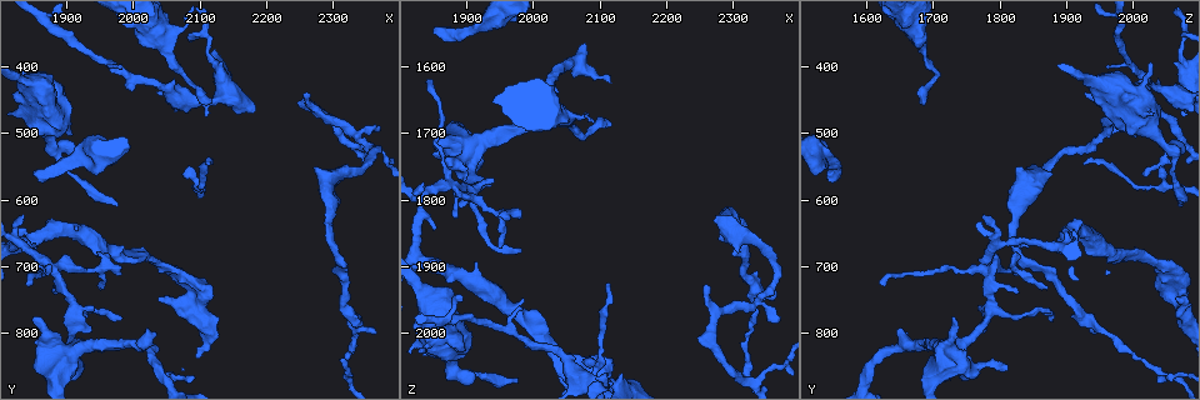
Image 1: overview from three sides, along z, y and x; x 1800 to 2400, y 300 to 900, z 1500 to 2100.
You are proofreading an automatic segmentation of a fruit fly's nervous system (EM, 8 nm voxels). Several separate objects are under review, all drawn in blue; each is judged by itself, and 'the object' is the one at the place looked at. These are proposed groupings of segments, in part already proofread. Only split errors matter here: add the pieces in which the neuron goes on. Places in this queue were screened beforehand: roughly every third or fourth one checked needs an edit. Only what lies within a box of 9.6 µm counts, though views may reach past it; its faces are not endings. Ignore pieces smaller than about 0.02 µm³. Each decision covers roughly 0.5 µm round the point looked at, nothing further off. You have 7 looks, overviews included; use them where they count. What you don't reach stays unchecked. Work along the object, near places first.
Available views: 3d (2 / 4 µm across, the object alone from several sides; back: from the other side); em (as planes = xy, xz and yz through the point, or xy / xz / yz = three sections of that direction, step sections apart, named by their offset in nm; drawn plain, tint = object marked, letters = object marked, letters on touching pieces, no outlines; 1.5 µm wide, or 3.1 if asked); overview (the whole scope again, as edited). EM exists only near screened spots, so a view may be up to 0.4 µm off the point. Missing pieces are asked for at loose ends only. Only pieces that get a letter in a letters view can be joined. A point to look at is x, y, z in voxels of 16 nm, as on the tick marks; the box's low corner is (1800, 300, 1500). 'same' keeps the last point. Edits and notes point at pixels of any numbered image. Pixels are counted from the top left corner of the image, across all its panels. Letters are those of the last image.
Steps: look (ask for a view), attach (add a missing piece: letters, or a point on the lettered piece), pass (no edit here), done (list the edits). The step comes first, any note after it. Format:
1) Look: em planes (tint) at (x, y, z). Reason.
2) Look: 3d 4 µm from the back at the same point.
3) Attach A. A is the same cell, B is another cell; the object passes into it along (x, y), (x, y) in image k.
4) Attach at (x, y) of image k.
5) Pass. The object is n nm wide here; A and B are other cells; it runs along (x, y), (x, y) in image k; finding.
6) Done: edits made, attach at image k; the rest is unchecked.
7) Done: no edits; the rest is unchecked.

Look: em planes (letters) at (2360, 800, 1940).

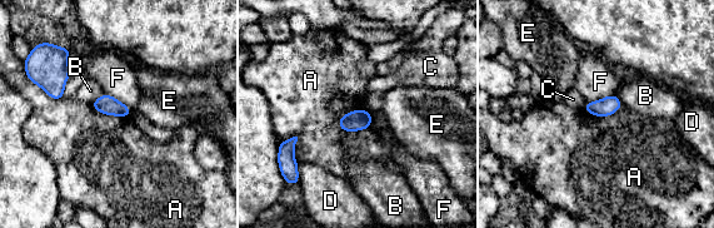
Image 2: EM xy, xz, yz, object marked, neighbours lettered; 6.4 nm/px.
Pass. A, B, C, D, E and F are other cells; a border runs along (336, 122), (350, 132), (372, 125) in image 2; none of them fits.

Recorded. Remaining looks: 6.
Look: em planes (tint) at (2255, 440, 1925). Tapers out.

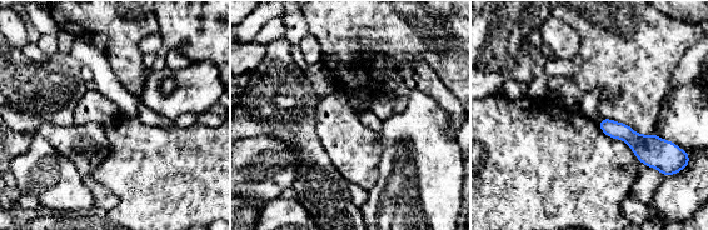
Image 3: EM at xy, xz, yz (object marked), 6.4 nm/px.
Look: em planes (letters) at the same point. What lies round it.

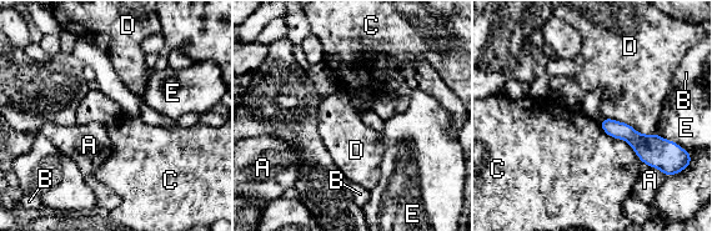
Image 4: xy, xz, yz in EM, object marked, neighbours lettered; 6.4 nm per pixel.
Pass. A, B, C, D and E are other cells; a border runs along (605, 116), (655, 132) in image 4; no lettered piece goes on from it.

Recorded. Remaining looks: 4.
Look: 3d 4 µm at (2120, 455, 1690). Tapers out.

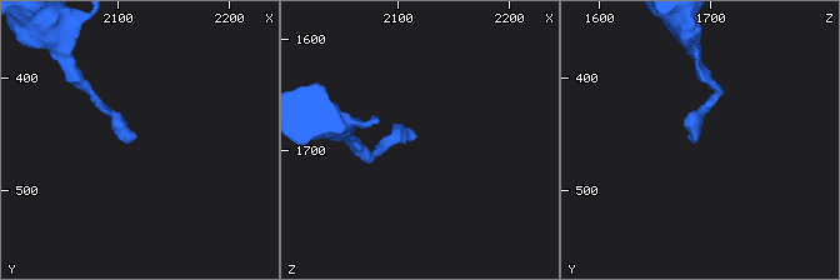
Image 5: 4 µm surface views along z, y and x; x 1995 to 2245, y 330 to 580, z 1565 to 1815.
Look: em planes (letters) at (2116, 454, 1690). Need the tissue.

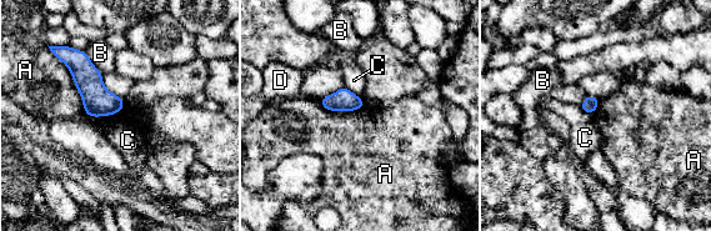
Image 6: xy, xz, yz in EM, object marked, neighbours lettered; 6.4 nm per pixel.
Pass. The object is 100 nm wide here; A, B, C and D are other cells; a border runs along (54, 55), (70, 71), (85, 114) in image 6; none of them fits.

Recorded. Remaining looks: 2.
Done: no edits; the rest is unchecked.

